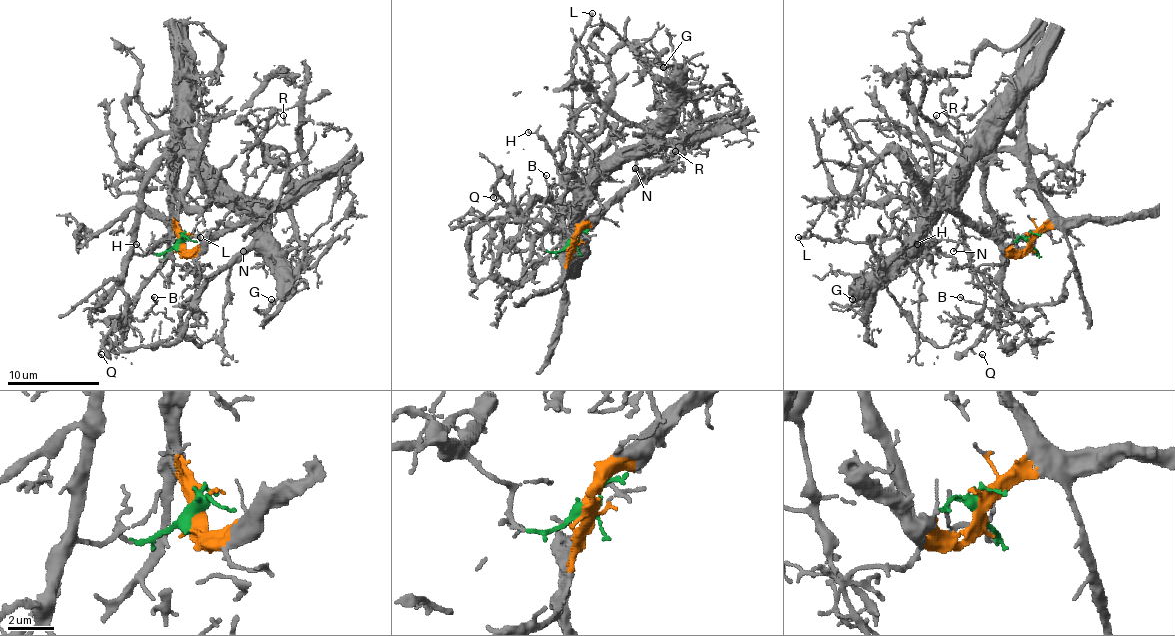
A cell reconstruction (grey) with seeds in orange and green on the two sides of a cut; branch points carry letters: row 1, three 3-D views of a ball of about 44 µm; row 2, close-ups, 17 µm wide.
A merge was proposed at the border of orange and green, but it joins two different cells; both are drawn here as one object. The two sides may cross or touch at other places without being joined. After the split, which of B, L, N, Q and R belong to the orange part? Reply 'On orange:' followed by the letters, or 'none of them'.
On orange: L, N, R

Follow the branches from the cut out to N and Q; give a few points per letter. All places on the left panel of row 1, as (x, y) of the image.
N: (180, 243), (185, 250), (203, 250), (219, 234), (249, 223), (254, 227), (254, 241), (242, 250)
Q: (180, 243), (155, 252), (150, 248), (129, 259), (122, 285), (125, 317), (102, 354)

